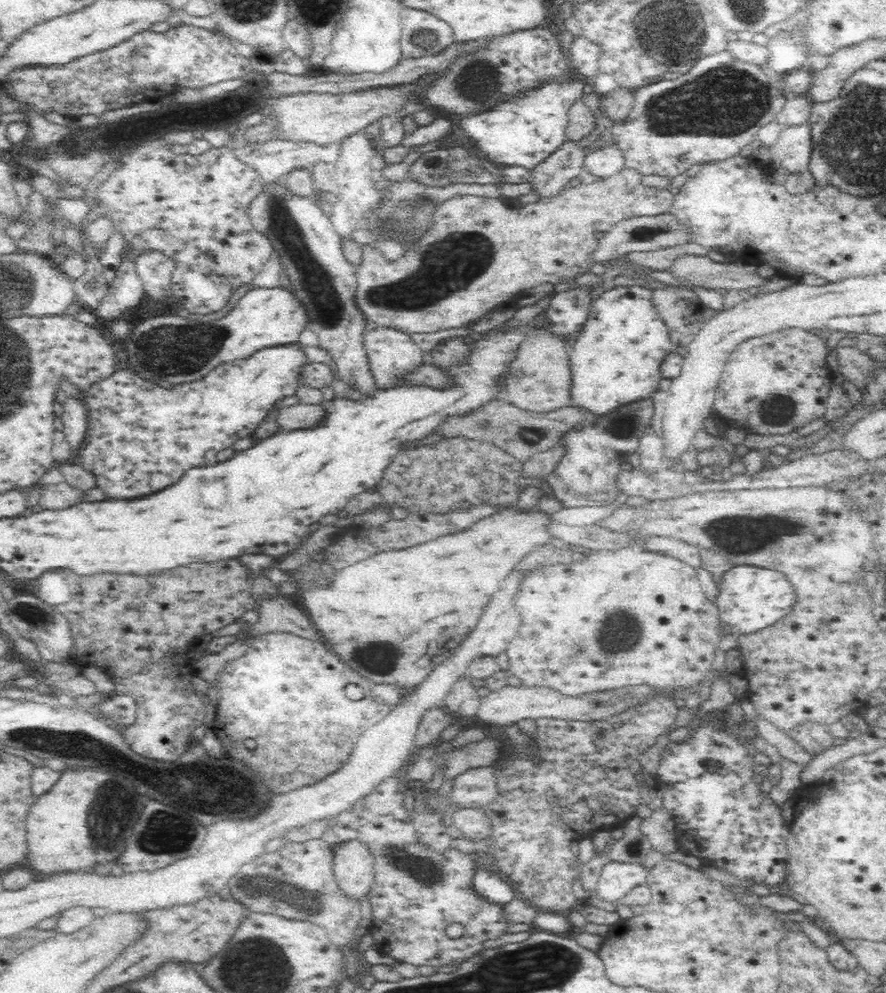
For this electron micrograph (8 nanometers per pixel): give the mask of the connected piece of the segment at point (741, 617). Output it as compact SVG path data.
M734 565L724 573L718 587L715 604L721 621L738 635L751 635L773 626L789 614L796 602L794 590L781 572L752 565Z

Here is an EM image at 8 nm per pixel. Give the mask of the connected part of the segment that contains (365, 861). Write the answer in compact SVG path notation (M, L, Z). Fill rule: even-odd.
M350 839L336 845L333 856L340 888L354 898L370 894L375 882L375 858L370 847L364 841Z

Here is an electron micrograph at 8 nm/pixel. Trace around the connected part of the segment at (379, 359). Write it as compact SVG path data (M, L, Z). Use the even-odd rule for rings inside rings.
M368 327L363 334L368 362L374 375L374 380L380 386L396 384L398 375L403 375L414 370L417 366L428 362L428 350L426 342L420 339L412 339L408 333L388 327Z

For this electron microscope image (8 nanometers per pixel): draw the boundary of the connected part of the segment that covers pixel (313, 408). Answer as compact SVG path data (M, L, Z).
M286 401L283 408L276 412L276 426L279 430L296 430L312 427L323 419L325 412L321 405L301 404Z

